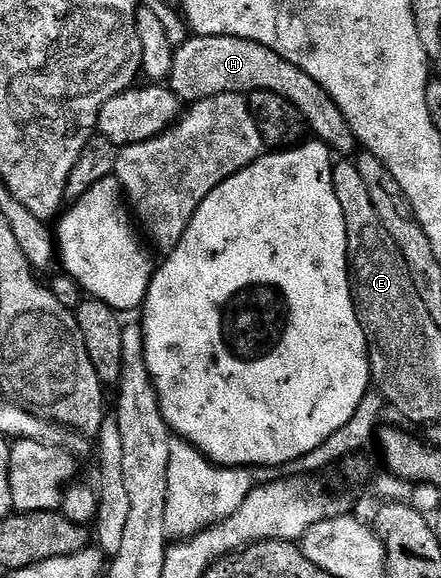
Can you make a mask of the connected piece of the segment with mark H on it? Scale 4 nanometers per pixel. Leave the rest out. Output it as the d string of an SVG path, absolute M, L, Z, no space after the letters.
M197 36L187 37L174 51L172 70L168 88L178 97L179 103L193 104L208 100L212 96L240 94L249 96L255 90L272 92L283 98L302 117L305 129L310 130L315 139L330 149L335 155L350 156L355 153L356 139L344 114L336 108L334 101L296 64L288 64L284 56L276 56L270 48L244 40L236 36Z

